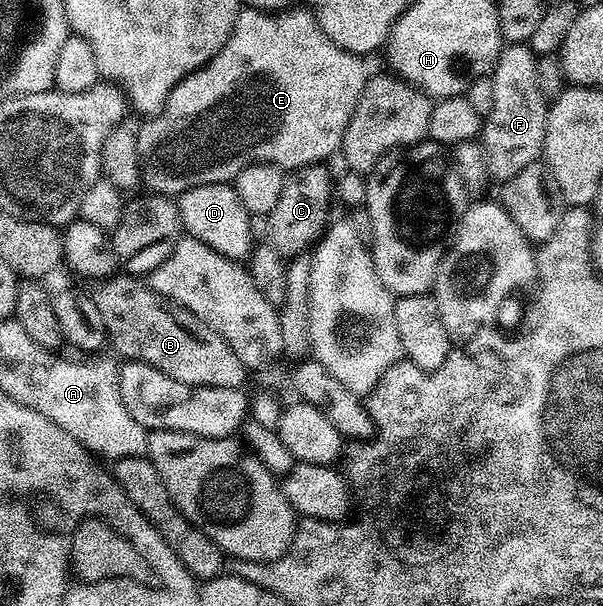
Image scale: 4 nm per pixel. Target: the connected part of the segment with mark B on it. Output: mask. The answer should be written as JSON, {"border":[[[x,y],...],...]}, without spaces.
{"border":[[[113,275],[99,289],[100,297],[95,298],[95,303],[102,315],[106,341],[117,349],[115,352],[121,358],[144,361],[150,367],[158,367],[158,371],[170,375],[170,379],[191,385],[239,389],[245,384],[243,381],[250,377],[242,359],[234,355],[234,347],[230,347],[218,331],[202,323],[202,319],[188,309],[158,295],[143,280],[132,275]]]}

